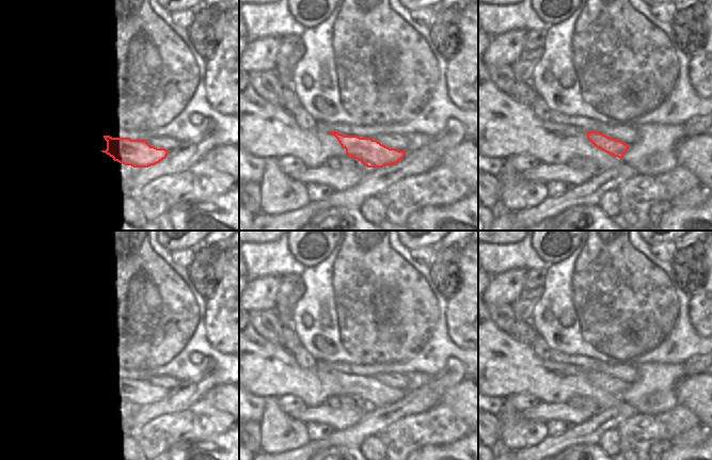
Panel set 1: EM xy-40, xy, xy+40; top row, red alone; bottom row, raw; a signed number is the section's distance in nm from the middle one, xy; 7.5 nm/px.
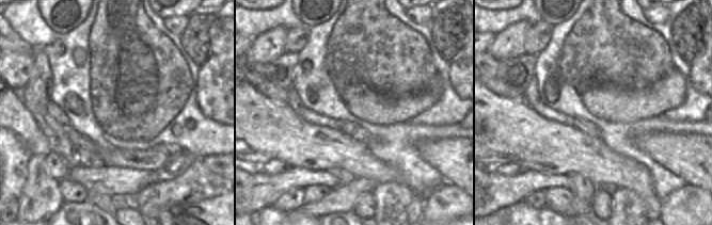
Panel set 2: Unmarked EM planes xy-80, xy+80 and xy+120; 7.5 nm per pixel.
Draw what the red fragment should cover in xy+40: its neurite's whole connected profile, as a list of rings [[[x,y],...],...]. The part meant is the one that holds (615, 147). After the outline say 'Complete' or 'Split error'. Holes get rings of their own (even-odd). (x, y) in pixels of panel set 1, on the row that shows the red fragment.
[[[587,131],[587,139],[597,148],[620,159],[629,149],[629,145],[620,140],[610,138],[599,131]]]. Complete.

